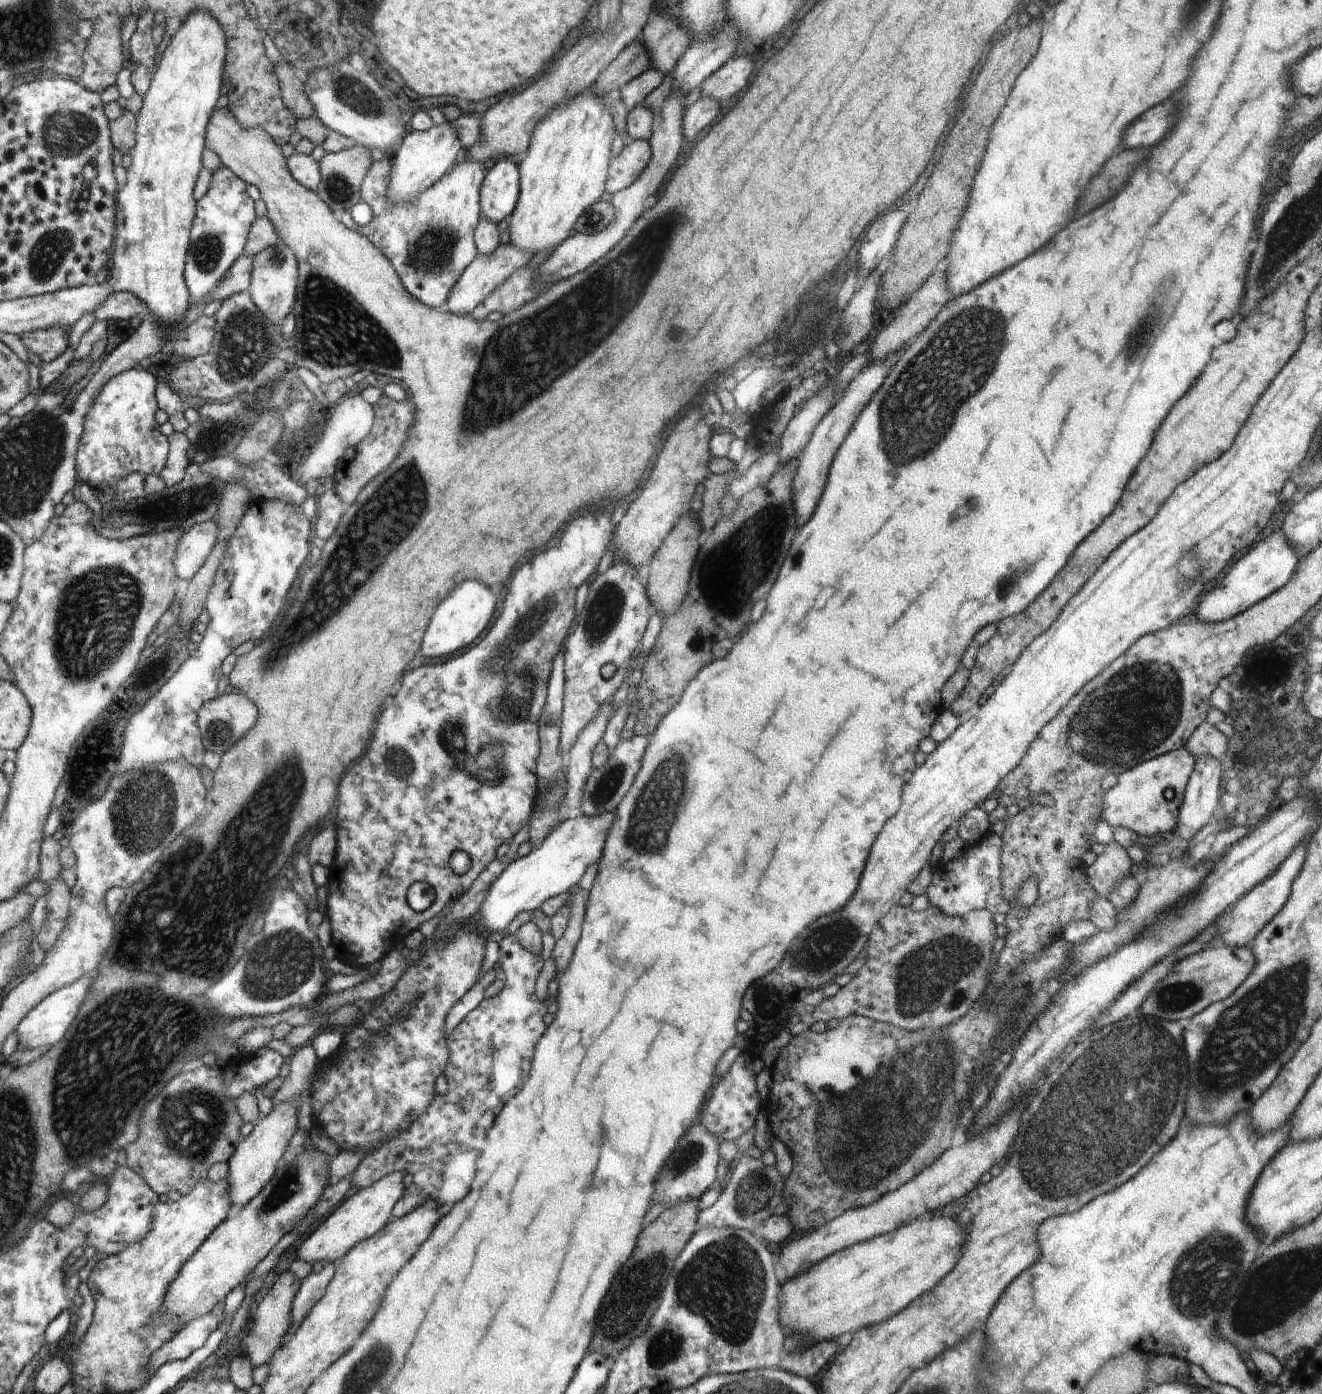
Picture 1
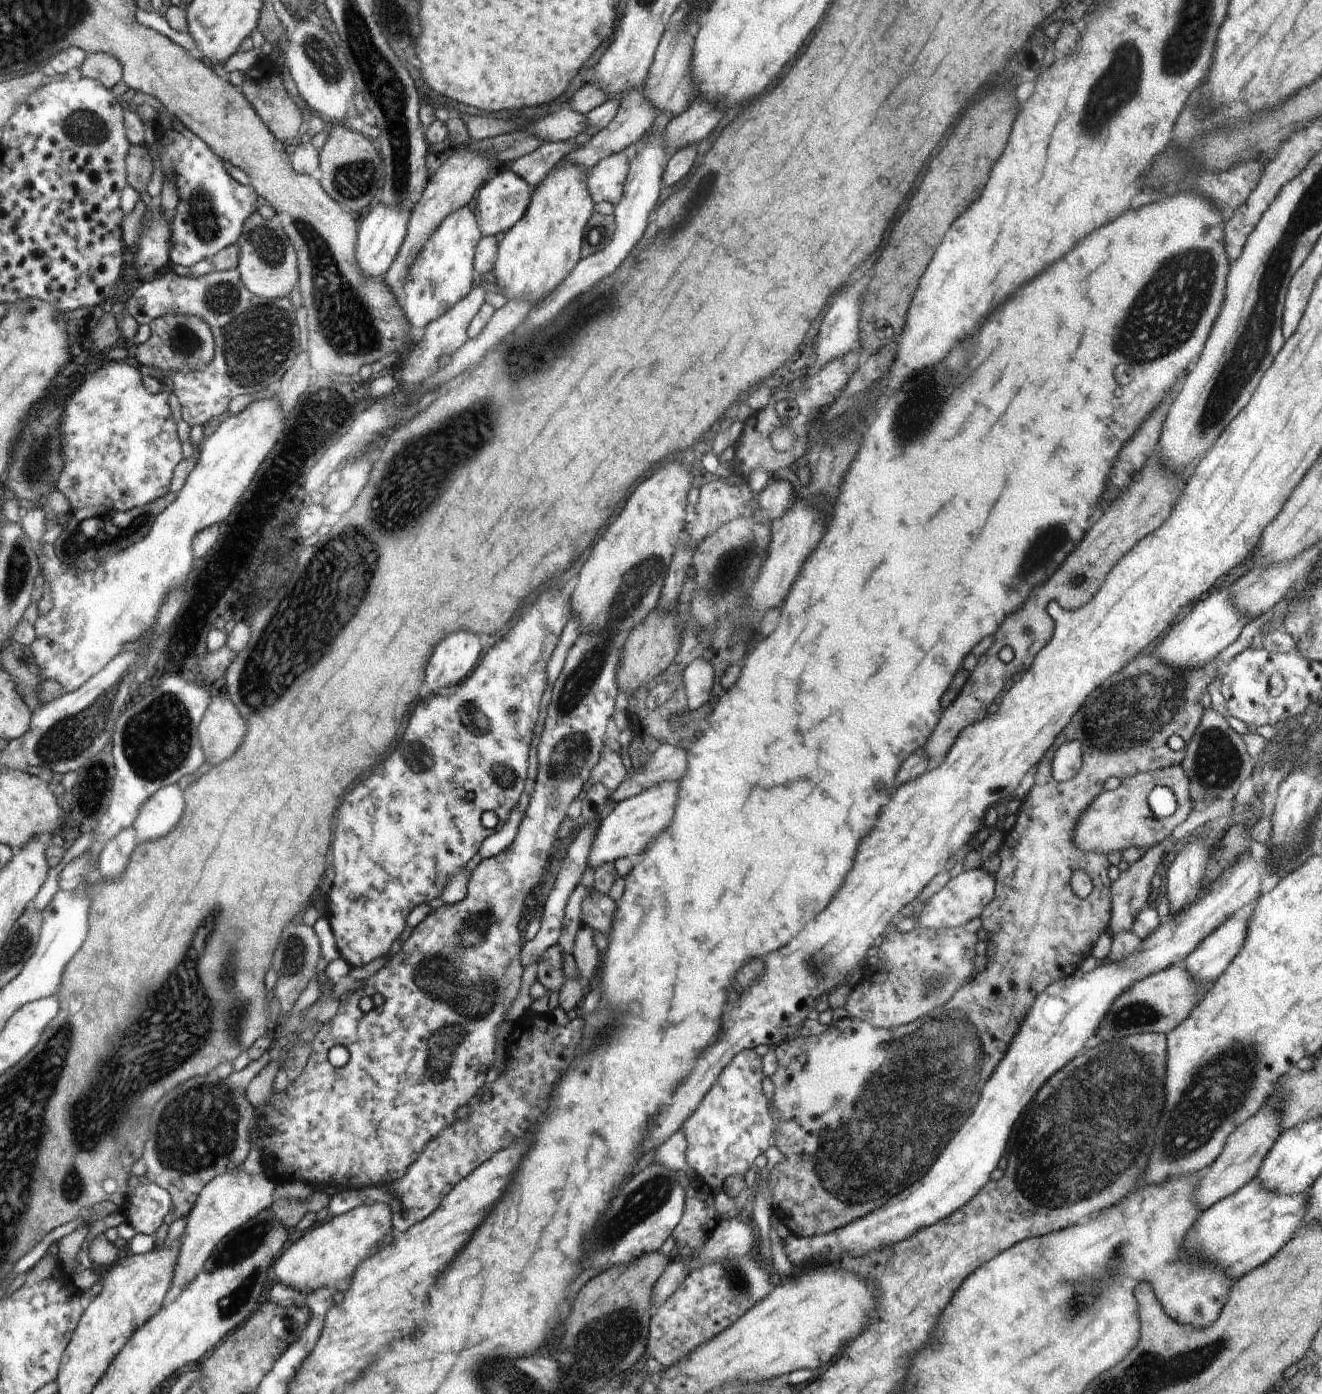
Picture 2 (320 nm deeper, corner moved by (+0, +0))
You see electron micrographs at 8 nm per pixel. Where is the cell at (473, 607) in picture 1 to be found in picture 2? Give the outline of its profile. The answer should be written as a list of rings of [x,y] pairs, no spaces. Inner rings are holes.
[[[468,632],[450,634],[444,642],[434,650],[434,658],[430,658],[430,674],[426,674],[426,684],[432,692],[446,690],[462,684],[462,680],[476,668],[476,660],[480,658],[482,644],[478,636]]]

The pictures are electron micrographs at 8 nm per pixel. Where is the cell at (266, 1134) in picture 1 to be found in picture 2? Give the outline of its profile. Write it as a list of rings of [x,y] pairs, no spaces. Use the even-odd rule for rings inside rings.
[[[241,1166],[233,1171],[219,1174],[208,1185],[205,1185],[197,1198],[196,1204],[193,1206],[192,1212],[188,1214],[185,1230],[179,1238],[178,1266],[176,1266],[176,1272],[174,1272],[173,1292],[168,1299],[172,1296],[178,1296],[180,1291],[185,1289],[198,1276],[198,1273],[201,1273],[206,1261],[210,1258],[210,1254],[226,1236],[233,1232],[234,1228],[246,1224],[256,1217],[258,1213],[269,1208],[274,1201],[274,1192],[274,1182],[268,1176],[248,1174],[241,1169]]]

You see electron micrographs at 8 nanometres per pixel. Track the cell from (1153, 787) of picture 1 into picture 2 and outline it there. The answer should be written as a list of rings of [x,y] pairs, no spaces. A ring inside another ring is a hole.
[[[1174,765],[1152,772],[1140,772],[1121,780],[1121,785],[1113,791],[1102,792],[1078,817],[1073,828],[1073,842],[1084,852],[1106,856],[1108,852],[1122,852],[1128,847],[1150,848],[1162,842],[1180,823],[1188,818],[1193,808],[1189,793],[1189,776],[1180,765]],[[1157,786],[1169,788],[1175,796],[1177,809],[1166,818],[1158,818],[1148,811],[1147,796]]]

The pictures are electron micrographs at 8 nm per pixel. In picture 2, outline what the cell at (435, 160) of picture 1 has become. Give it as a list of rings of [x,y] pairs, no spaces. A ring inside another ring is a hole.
[[[381,203],[370,209],[370,212],[363,219],[360,229],[360,236],[357,238],[358,264],[367,279],[384,278],[385,274],[392,268],[397,254],[404,244],[407,236],[409,214],[405,207],[388,208]]]

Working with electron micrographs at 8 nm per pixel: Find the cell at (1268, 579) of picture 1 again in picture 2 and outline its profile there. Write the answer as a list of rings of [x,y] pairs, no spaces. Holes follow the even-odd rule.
[[[1228,590],[1212,591],[1198,600],[1187,616],[1170,626],[1170,631],[1164,636],[1154,654],[1163,663],[1174,668],[1202,668],[1206,663],[1216,660],[1218,654],[1238,638],[1248,622],[1249,620],[1235,607]]]

